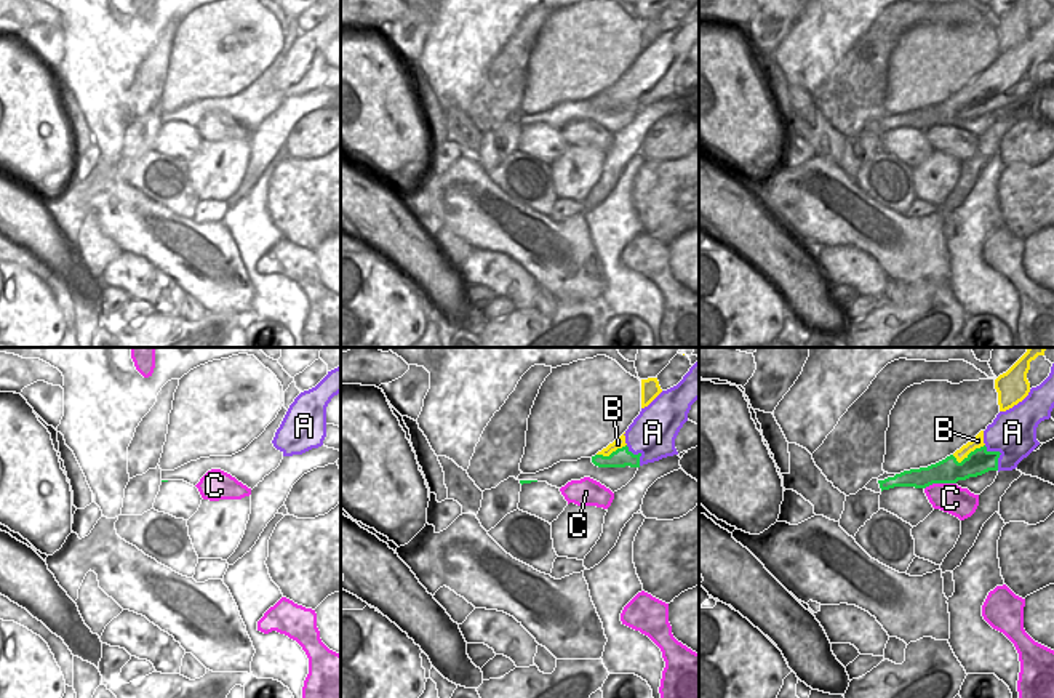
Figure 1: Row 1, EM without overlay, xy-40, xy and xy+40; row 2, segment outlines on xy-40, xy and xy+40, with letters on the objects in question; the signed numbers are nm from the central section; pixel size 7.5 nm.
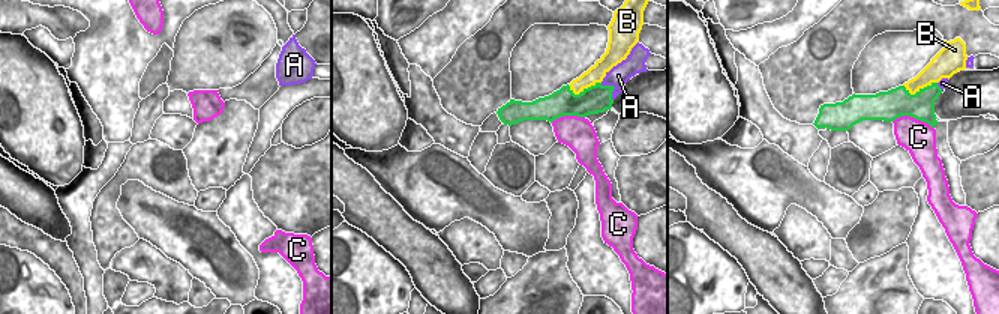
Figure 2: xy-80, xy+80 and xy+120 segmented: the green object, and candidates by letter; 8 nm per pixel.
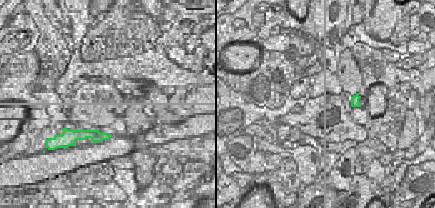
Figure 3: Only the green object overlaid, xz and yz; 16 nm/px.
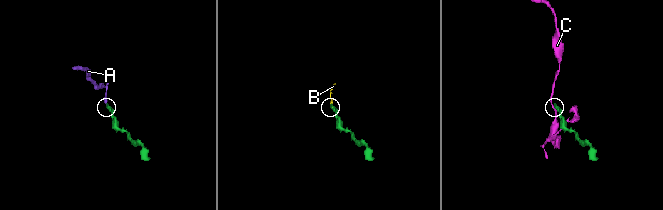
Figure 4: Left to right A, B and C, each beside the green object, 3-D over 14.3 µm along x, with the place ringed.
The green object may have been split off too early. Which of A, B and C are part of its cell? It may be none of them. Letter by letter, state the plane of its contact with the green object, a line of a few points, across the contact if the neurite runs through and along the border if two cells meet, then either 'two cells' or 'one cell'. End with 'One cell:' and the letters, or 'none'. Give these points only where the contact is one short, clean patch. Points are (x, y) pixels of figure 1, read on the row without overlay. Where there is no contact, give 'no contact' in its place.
A: contact in xy+40; one cell
B: contact in xy+40; two cells
C: contact in xy+40; line xy+40 (955, 124), (933, 124), (925, 130); two cells
One cell: A

